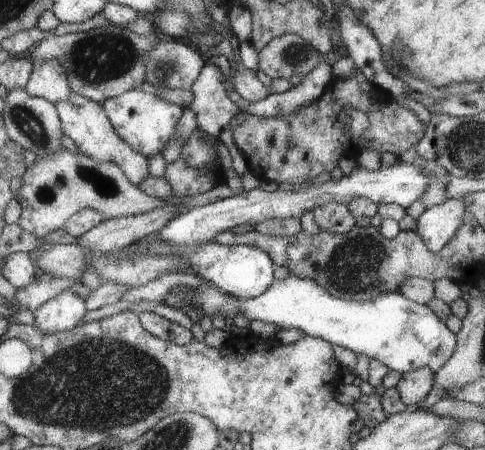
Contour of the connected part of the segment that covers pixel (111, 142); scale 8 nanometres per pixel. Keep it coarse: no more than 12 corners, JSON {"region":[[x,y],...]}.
{"region":[[56,102],[62,132],[82,154],[112,161],[136,186],[148,159],[120,138],[101,103]]}

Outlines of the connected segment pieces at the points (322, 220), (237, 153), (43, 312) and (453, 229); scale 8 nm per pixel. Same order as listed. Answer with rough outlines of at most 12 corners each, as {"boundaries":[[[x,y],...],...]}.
{"boundaries":[[[340,202],[316,206],[321,231],[344,234],[356,226],[350,207]],[[207,63],[190,88],[196,126],[217,138],[238,176],[250,171],[230,120],[240,109]],[[66,290],[33,311],[48,334],[77,327],[85,300]],[[445,201],[416,220],[430,252],[442,250],[467,220],[465,204]]]}

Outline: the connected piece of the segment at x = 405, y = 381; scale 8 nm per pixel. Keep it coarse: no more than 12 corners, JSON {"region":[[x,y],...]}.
{"region":[[432,370],[402,374],[395,387],[411,409],[432,390]]}

